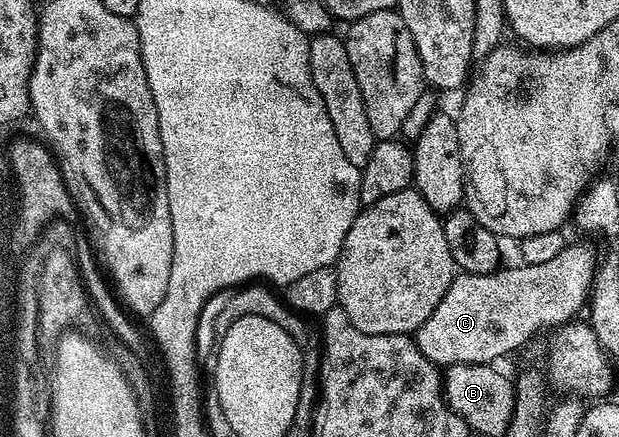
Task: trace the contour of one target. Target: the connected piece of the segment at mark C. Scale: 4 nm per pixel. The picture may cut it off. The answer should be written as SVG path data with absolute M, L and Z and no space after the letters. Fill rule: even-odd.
M578 241L575 245L574 242L566 244L560 255L555 255L545 263L515 263L511 269L500 267L495 273L484 275L459 272L452 279L444 299L440 299L436 311L432 311L432 315L428 315L428 319L424 319L424 323L413 334L414 344L429 361L439 367L458 363L498 363L501 357L528 344L541 329L550 331L575 320L581 314L578 312L581 309L583 312L584 306L589 302L590 290L594 288L594 274L597 273L599 264L600 257L594 254L593 247Z

